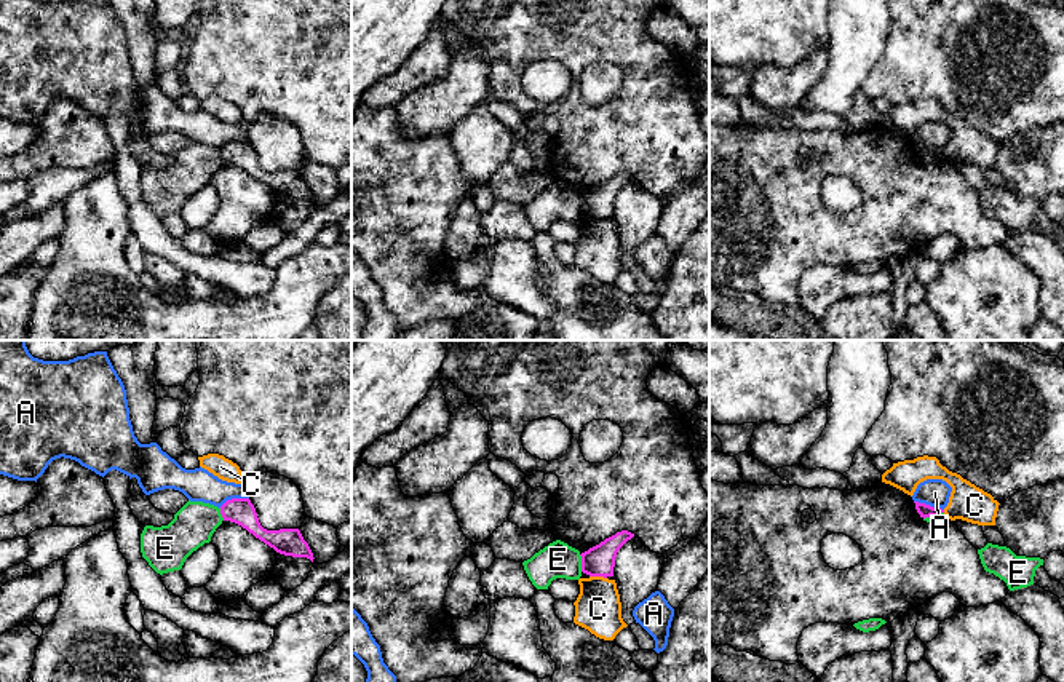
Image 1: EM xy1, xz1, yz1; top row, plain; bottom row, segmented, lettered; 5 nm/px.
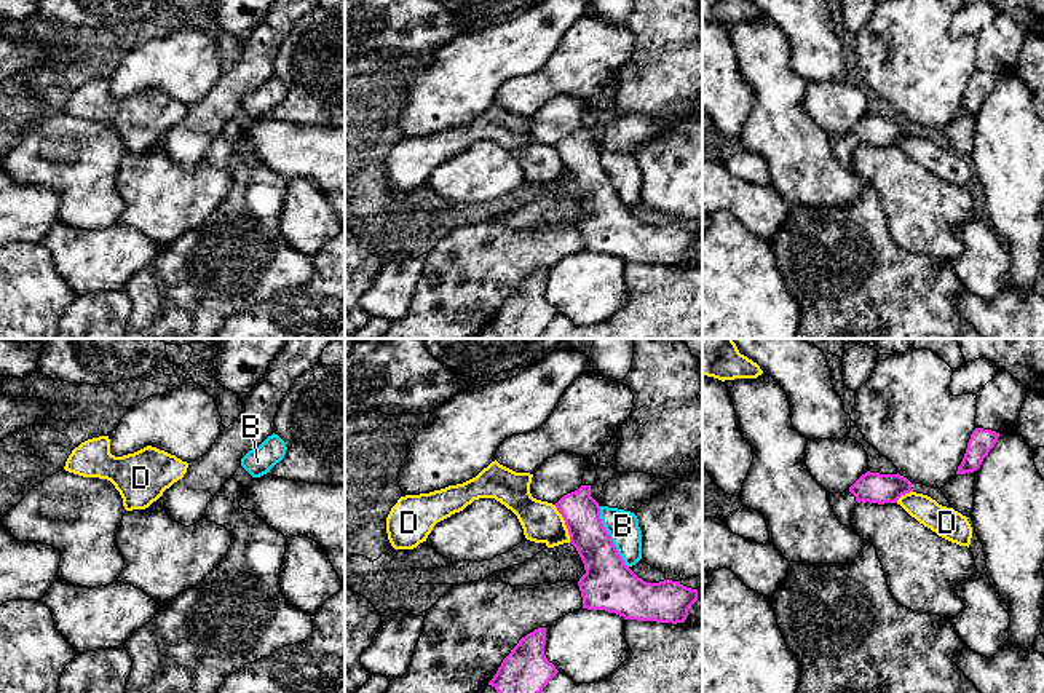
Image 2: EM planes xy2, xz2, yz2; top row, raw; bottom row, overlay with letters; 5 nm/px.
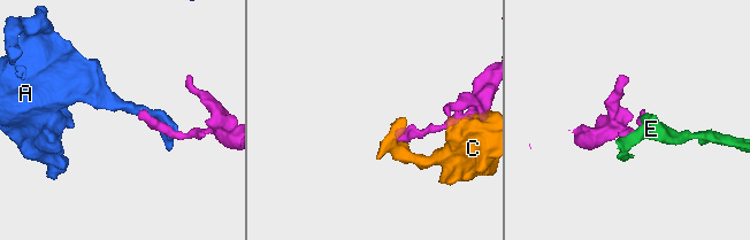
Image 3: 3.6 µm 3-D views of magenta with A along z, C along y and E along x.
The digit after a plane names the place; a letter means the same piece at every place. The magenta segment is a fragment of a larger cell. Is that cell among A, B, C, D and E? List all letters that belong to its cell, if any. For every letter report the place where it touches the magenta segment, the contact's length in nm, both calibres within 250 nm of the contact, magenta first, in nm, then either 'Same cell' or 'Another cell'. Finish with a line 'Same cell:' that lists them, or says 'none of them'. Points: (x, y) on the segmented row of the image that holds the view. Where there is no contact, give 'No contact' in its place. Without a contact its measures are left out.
A: Touches magenta at yz1 (929, 505). Shared border 160 nm. Thickness 70 nm (magenta) against 140 nm. Another cell
B: Touches magenta at xz2 (610, 537). Shared border 340 nm. Thickness 260 nm (magenta) against 160 nm. Another cell
C: Touches magenta at xz1 (598, 575). Shared border 90 nm. Thickness 160 nm (magenta) against 240 nm. Another cell
D: Touches magenta at xz2 (565, 524). Shared border 200 nm. Thickness 190 nm (magenta) against 200 nm. Another cell
E: Touches magenta at xz1 (582, 563). Shared border 90 nm. Thickness 160 nm (magenta) against 180 nm. Another cell
Same cell: none of them

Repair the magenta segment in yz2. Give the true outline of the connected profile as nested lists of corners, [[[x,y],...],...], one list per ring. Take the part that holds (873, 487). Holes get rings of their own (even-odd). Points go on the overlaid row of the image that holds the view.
[[[867,471],[846,492],[830,493],[830,506],[838,521],[851,527],[851,513],[860,501],[868,503],[897,503],[897,500],[913,492],[912,482],[897,474],[880,474]]]

